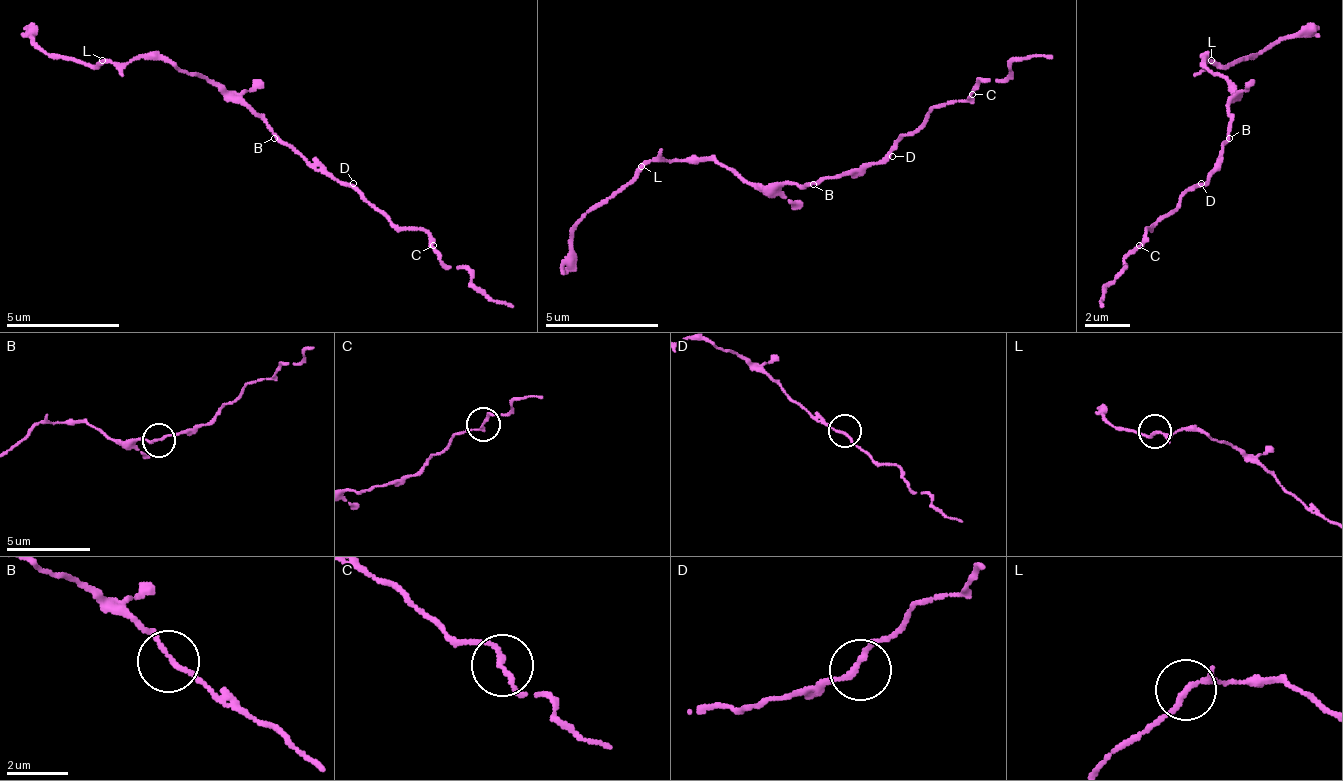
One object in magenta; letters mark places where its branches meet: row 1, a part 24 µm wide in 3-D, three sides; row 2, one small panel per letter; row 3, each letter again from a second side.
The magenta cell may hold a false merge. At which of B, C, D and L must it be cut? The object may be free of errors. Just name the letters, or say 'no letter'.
no letter

